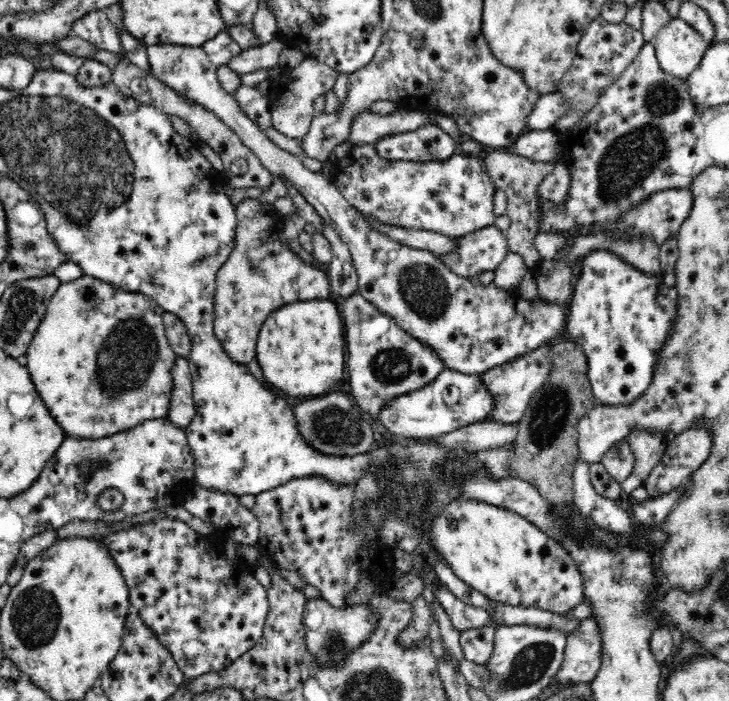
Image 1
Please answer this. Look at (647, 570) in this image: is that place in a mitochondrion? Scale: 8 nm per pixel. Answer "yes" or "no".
no

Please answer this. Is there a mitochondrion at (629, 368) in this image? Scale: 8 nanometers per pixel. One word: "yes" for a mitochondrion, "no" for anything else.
no

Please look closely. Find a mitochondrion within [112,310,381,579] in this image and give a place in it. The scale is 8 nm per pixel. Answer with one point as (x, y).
(339, 427)

